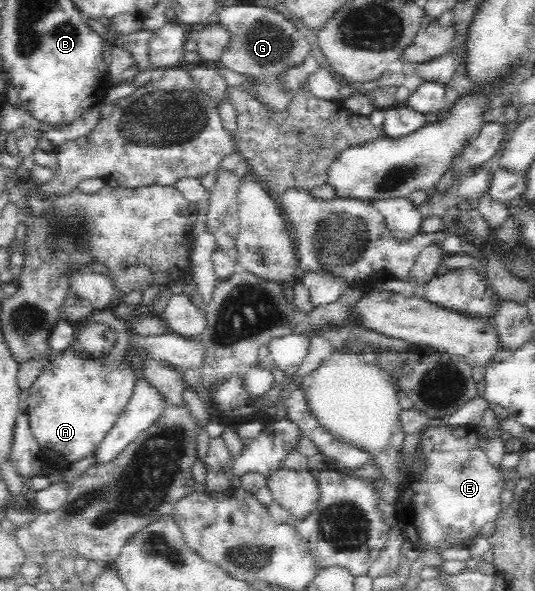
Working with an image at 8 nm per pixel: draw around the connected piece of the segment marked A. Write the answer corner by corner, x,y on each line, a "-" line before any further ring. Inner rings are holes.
68,348
61,352
52,352
51,361
46,365
44,372
38,376
36,382
29,388
26,414
28,415
32,436
36,439
42,450
50,450
58,454
62,460
62,466
79,462
89,454
94,453
97,446
104,440
108,430
114,426
122,410
126,408
137,383
134,367
122,361
101,361
87,359

